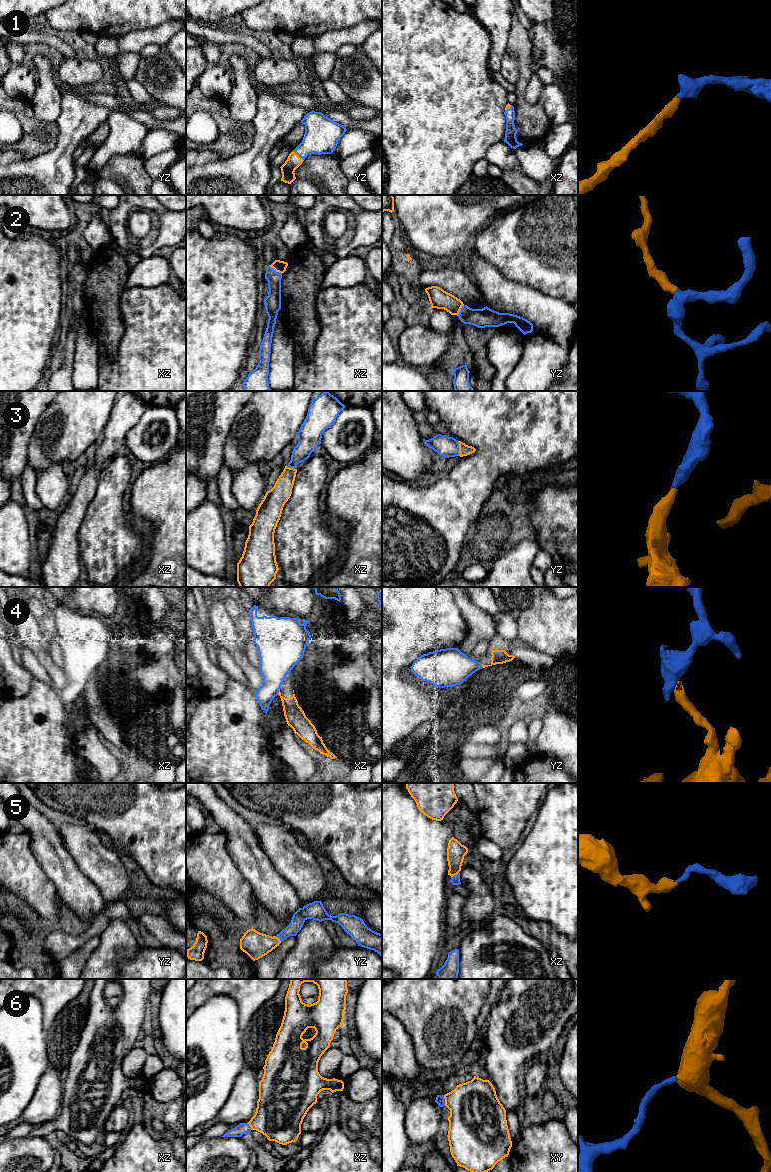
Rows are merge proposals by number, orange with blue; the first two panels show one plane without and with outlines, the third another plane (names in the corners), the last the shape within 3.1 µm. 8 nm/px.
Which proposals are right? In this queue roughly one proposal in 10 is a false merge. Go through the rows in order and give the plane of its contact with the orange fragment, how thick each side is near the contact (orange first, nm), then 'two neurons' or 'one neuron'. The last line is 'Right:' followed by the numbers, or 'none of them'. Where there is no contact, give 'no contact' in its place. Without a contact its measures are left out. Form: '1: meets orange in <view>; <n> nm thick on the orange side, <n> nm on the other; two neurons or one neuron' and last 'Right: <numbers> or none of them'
1: meets orange in yz; 120 nm thick on the orange side, 280 nm on the other; one neuron
2: meets orange in xz; 100 nm thick on the orange side, 130 nm on the other; one neuron
3: meets orange in yz; 90 nm thick on the orange side, 170 nm on the other; one neuron
4: meets orange in xz; 160 nm thick on the orange side, 280 nm on the other; two neurons
5: meets orange in yz; 200 nm thick on the orange side, 110 nm on the other; one neuron
6: meets orange in xy; 400 nm thick on the orange side, 80 nm on the other; one neuron
Right: 1, 2, 3, 5, 6

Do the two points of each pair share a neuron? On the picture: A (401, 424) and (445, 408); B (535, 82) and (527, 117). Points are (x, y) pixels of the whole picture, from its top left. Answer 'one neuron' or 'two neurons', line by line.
A: two neurons
B: two neurons

